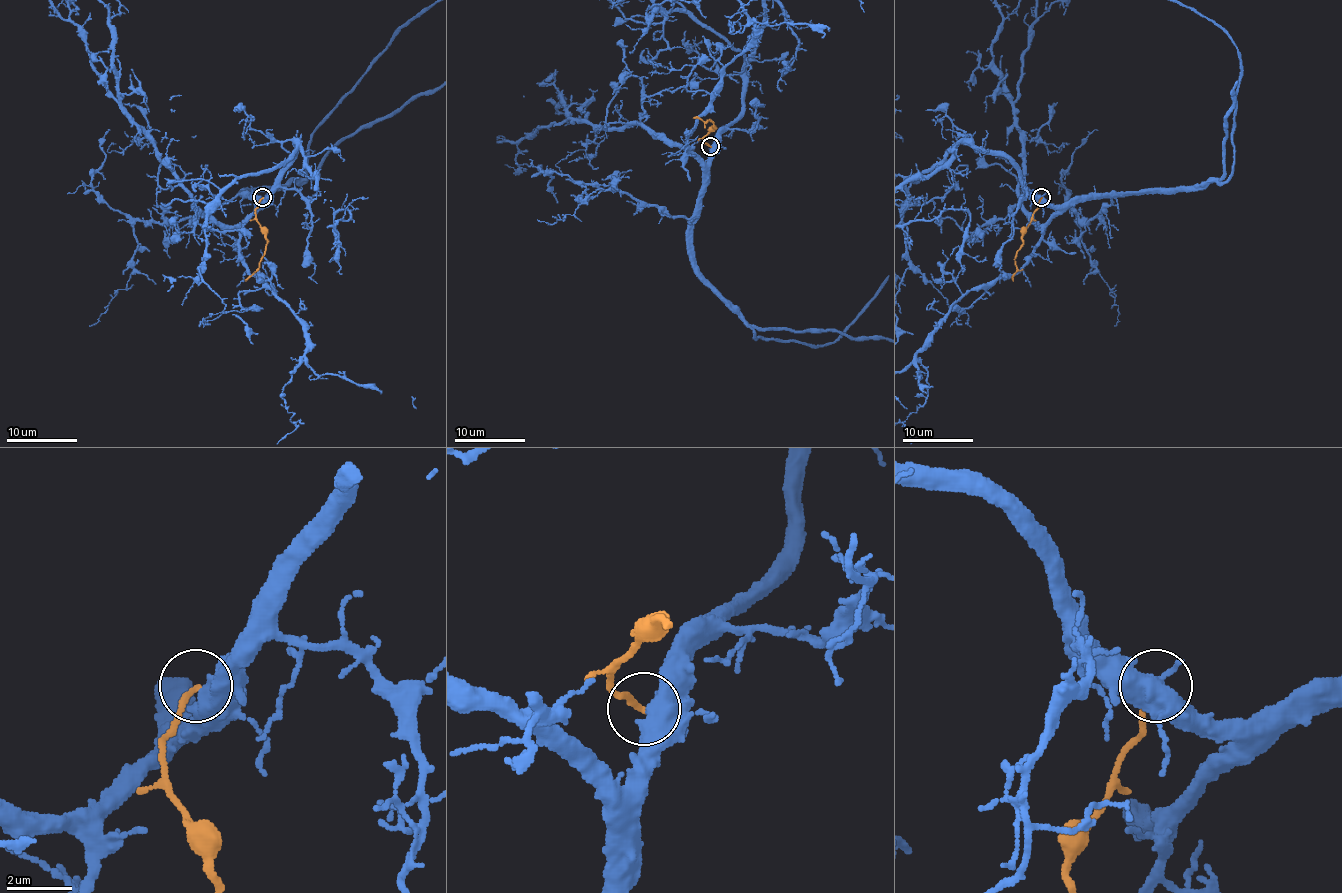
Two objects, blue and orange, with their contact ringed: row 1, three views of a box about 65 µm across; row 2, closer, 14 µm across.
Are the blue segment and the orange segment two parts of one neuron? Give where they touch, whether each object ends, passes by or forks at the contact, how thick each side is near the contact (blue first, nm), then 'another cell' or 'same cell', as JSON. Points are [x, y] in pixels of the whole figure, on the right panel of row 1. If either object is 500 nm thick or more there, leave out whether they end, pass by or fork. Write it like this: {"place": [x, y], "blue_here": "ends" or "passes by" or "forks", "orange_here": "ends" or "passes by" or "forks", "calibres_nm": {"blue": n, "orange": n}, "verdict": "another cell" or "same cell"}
{"place": [1041, 197], "calibres_nm": {"blue": 500, "orange": 180}, "verdict": "another cell"}

